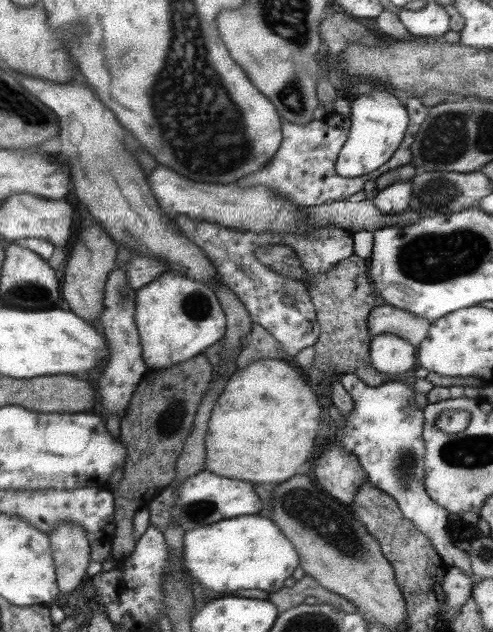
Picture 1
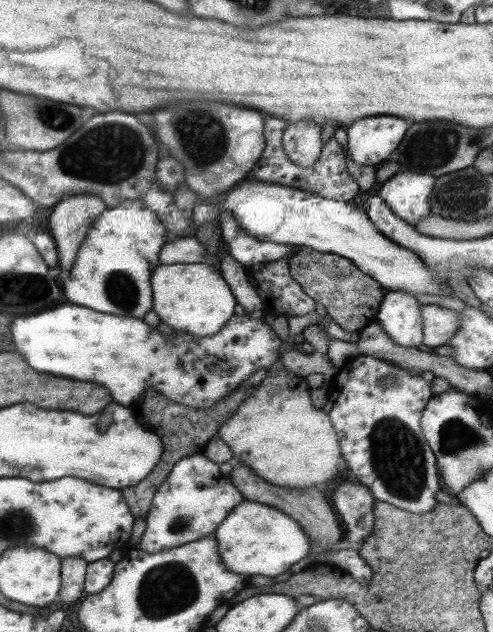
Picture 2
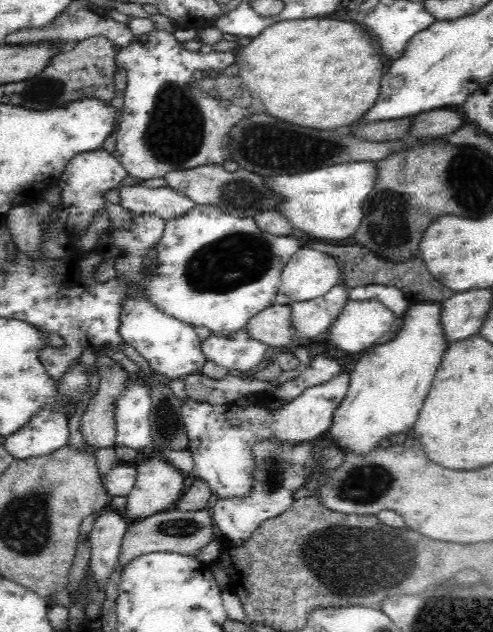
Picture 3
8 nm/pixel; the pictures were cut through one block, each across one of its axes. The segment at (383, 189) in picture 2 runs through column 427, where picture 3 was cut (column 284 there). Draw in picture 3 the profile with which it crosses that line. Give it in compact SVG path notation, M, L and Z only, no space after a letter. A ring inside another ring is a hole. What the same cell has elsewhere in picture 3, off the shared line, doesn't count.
M342 162L334 166L316 168L302 174L280 174L268 180L268 186L276 190L274 194L282 198L280 214L288 218L294 230L304 230L314 238L336 238L344 240L354 236L364 218L364 202L372 194L378 180L378 164L364 162Z

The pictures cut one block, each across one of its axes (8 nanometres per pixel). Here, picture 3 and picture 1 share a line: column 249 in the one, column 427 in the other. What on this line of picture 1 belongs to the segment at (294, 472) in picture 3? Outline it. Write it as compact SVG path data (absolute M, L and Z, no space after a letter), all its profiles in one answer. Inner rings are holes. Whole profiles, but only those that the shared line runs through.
M341 376L341 384L353 398L355 410L345 418L345 426L335 434L335 442L343 446L343 450L357 456L363 472L367 474L367 482L387 492L399 504L397 508L403 512L403 516L429 538L443 564L451 564L463 574L471 574L469 554L451 542L447 524L449 512L437 506L425 492L425 444L421 440L423 412L417 410L419 404L415 402L415 392L395 380L371 388L357 376Z

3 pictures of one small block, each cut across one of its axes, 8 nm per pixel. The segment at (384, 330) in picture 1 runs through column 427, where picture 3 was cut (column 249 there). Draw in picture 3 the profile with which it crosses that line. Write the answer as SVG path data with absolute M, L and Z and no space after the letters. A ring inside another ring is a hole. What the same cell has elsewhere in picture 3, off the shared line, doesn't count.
M270 306L248 322L250 336L272 346L290 346L290 344L306 344L306 338L296 338L296 330L290 322L290 306Z

